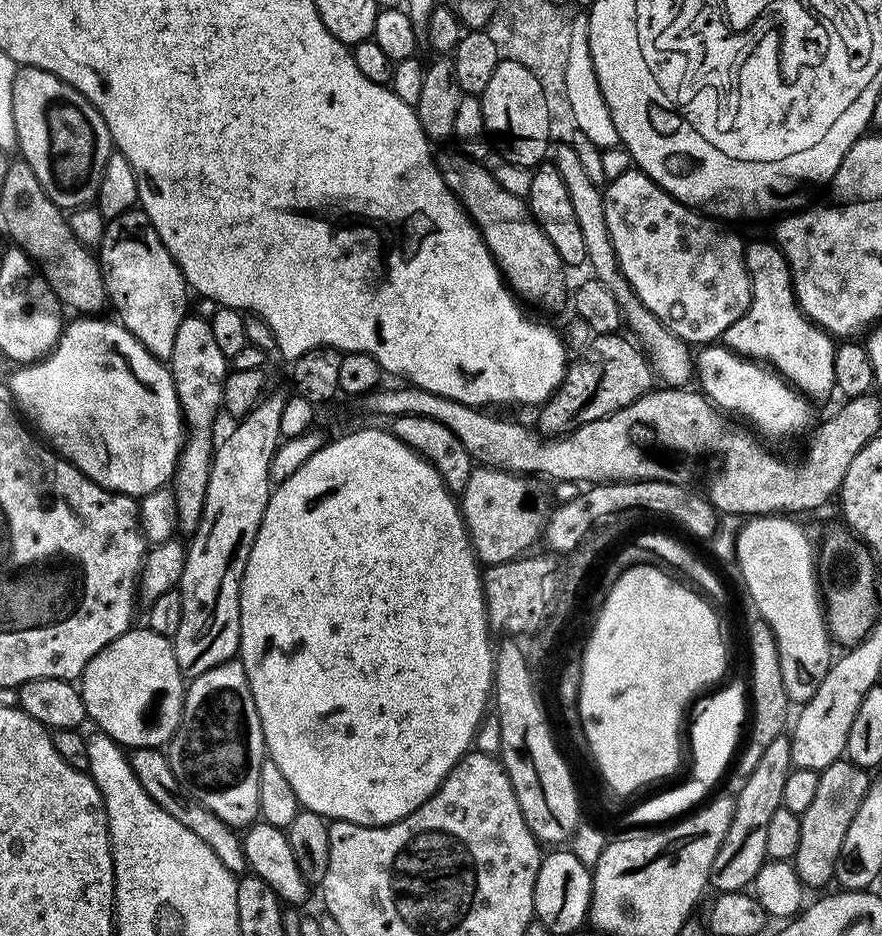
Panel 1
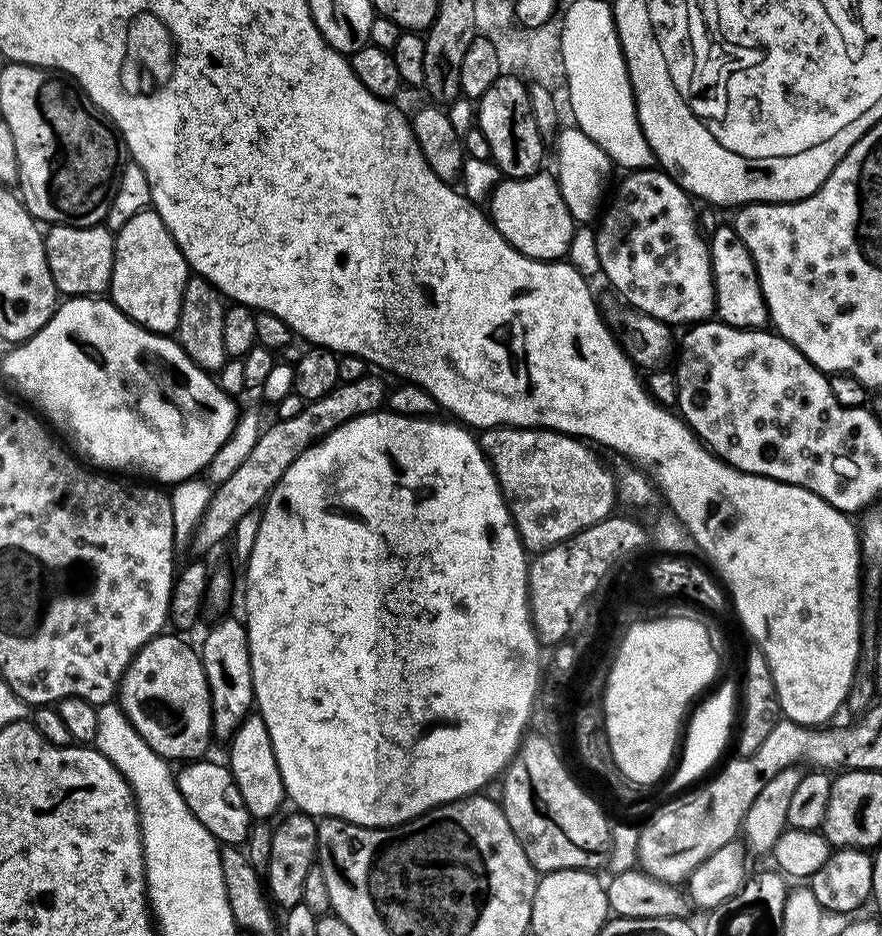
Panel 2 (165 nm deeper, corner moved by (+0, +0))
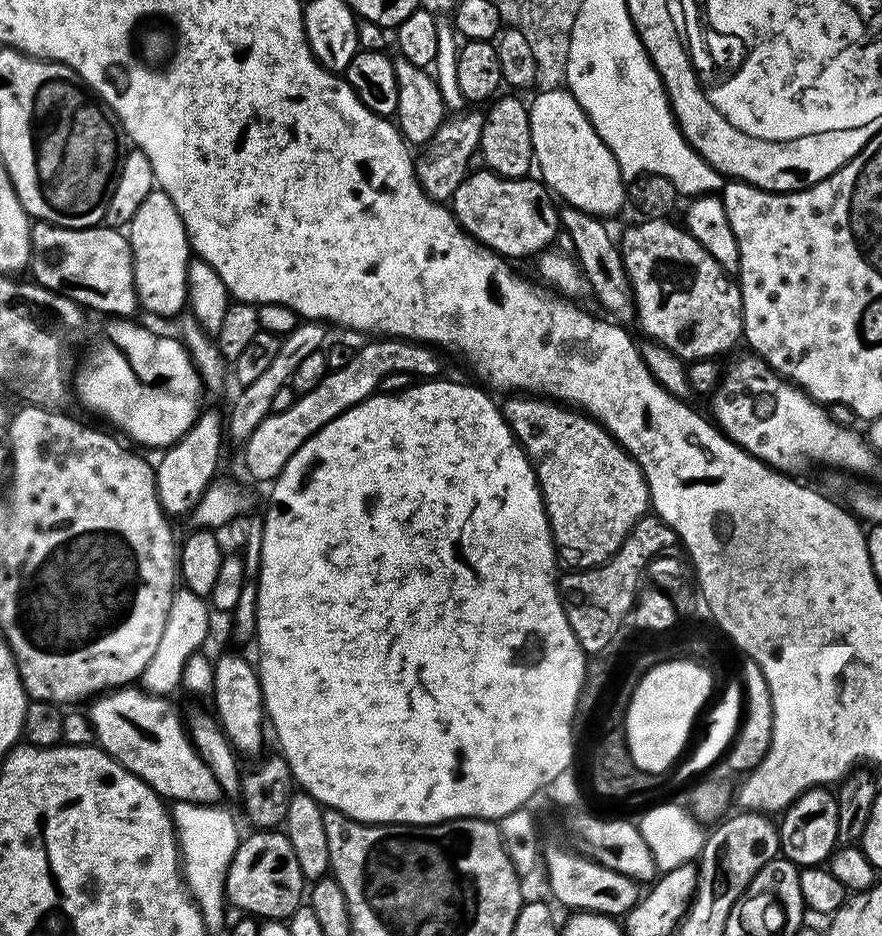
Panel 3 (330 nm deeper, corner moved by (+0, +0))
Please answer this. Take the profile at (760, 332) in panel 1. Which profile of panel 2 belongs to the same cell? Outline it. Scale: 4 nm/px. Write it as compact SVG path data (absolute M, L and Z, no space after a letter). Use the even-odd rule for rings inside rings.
M735 227L720 228L710 236L712 253L712 276L716 279L716 311L719 323L735 328L751 329L769 323L764 307L764 295L760 289L760 280L756 277L756 267L752 255L746 250L742 238Z

